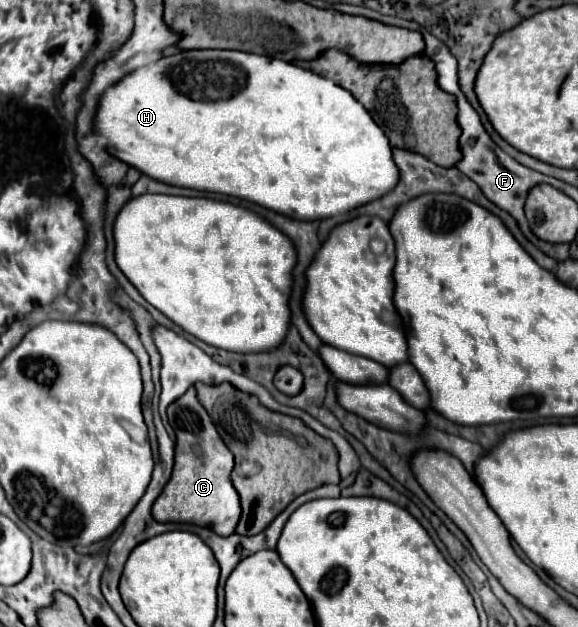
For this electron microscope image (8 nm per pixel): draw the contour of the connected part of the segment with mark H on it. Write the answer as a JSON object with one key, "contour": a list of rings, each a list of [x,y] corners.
{"contour":[[[184,50],[176,56],[166,56],[150,66],[144,66],[142,70],[136,70],[134,74],[128,74],[126,78],[122,78],[122,82],[114,84],[102,96],[94,130],[98,136],[106,138],[106,144],[110,146],[116,158],[122,158],[126,164],[136,166],[140,172],[160,182],[238,196],[238,198],[256,202],[264,208],[286,214],[290,218],[296,218],[296,220],[326,220],[338,214],[346,214],[354,208],[360,208],[364,204],[370,204],[386,196],[400,182],[398,166],[394,164],[394,158],[392,158],[390,140],[386,138],[384,130],[374,122],[370,112],[358,100],[354,100],[354,96],[348,90],[340,88],[338,84],[310,70],[298,68],[278,58],[266,58],[260,54],[248,54],[248,52],[238,52],[238,50]]]}

